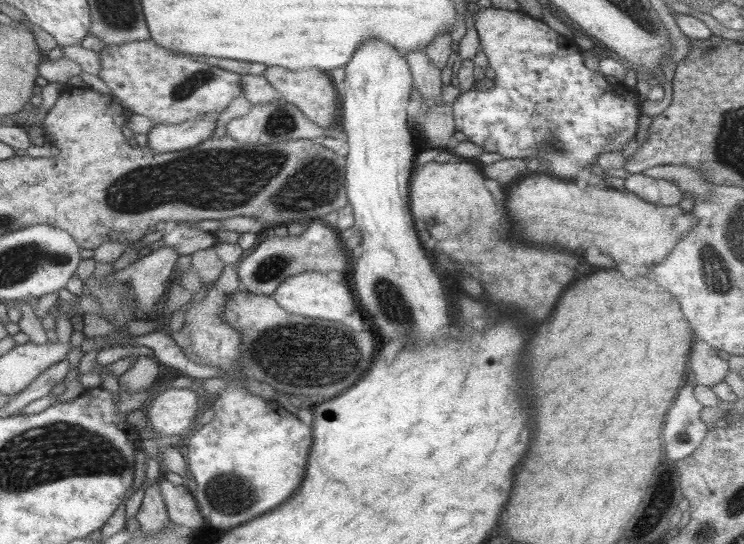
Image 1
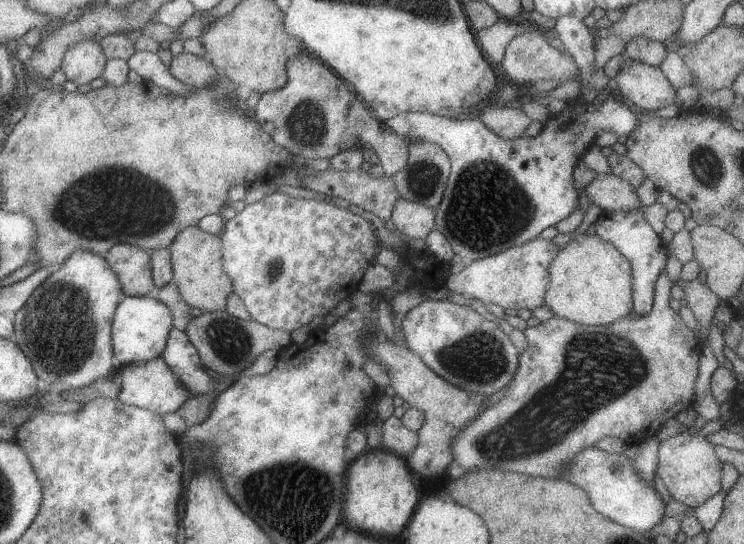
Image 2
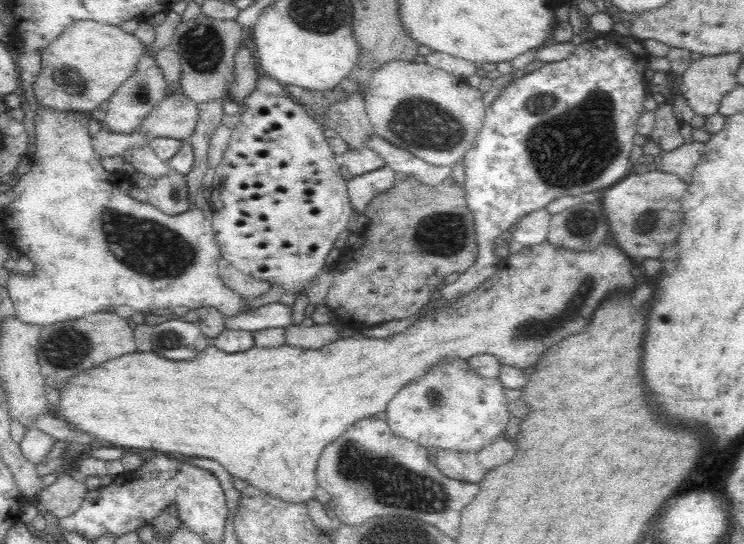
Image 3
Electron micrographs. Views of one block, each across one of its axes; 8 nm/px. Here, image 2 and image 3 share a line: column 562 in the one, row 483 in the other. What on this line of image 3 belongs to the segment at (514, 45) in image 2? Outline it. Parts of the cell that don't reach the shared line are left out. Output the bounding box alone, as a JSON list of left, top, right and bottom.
[36,474,92,520]

